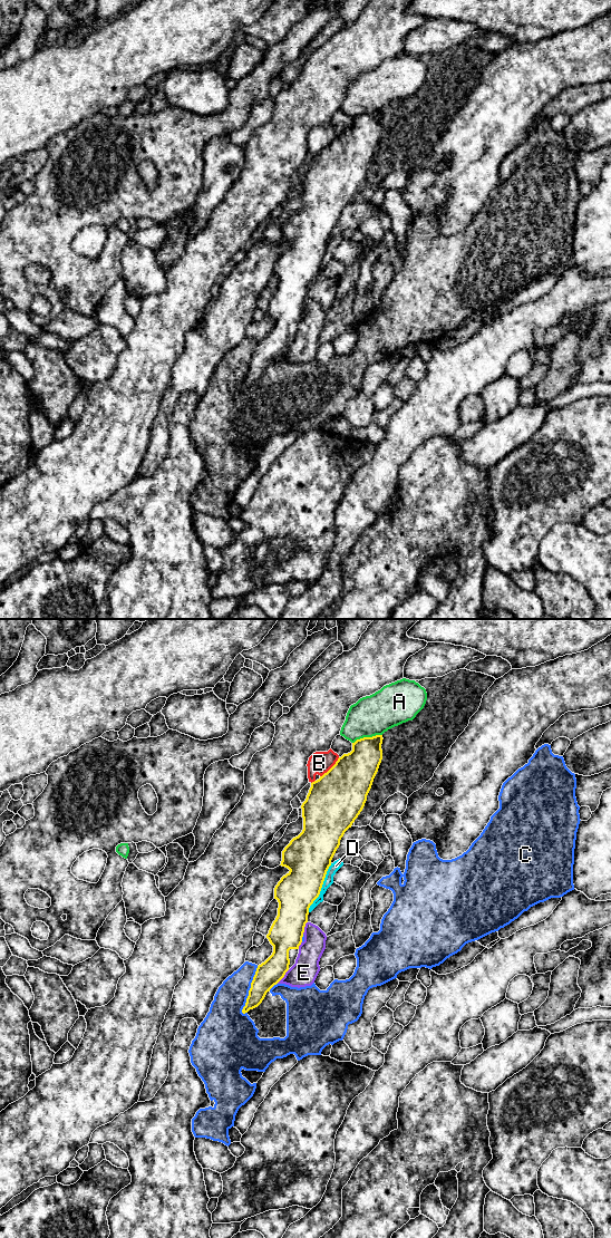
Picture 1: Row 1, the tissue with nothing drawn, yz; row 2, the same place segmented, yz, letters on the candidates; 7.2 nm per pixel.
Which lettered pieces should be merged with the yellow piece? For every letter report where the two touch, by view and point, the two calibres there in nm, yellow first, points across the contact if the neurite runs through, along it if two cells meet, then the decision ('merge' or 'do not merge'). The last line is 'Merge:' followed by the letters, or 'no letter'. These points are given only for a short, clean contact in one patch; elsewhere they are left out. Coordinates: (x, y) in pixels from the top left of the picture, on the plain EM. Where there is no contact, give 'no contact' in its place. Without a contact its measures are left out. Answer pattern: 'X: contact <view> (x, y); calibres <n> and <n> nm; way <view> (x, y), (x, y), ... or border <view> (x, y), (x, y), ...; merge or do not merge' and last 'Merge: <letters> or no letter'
A: contact yz (367, 113); calibres 280 and 300 nm; do not merge
B: contact yz (331, 143); calibres 400 and 160 nm; border yz (339, 133), (320, 152); do not merge
C: contact yz (249, 366); calibres 180 and 240 nm; do not merge
D: contact yz (321, 262); calibres 340 and 70 nm; do not merge
E: contact yz (283, 351); calibres 180 and 190 nm; do not merge
Merge: no letter

